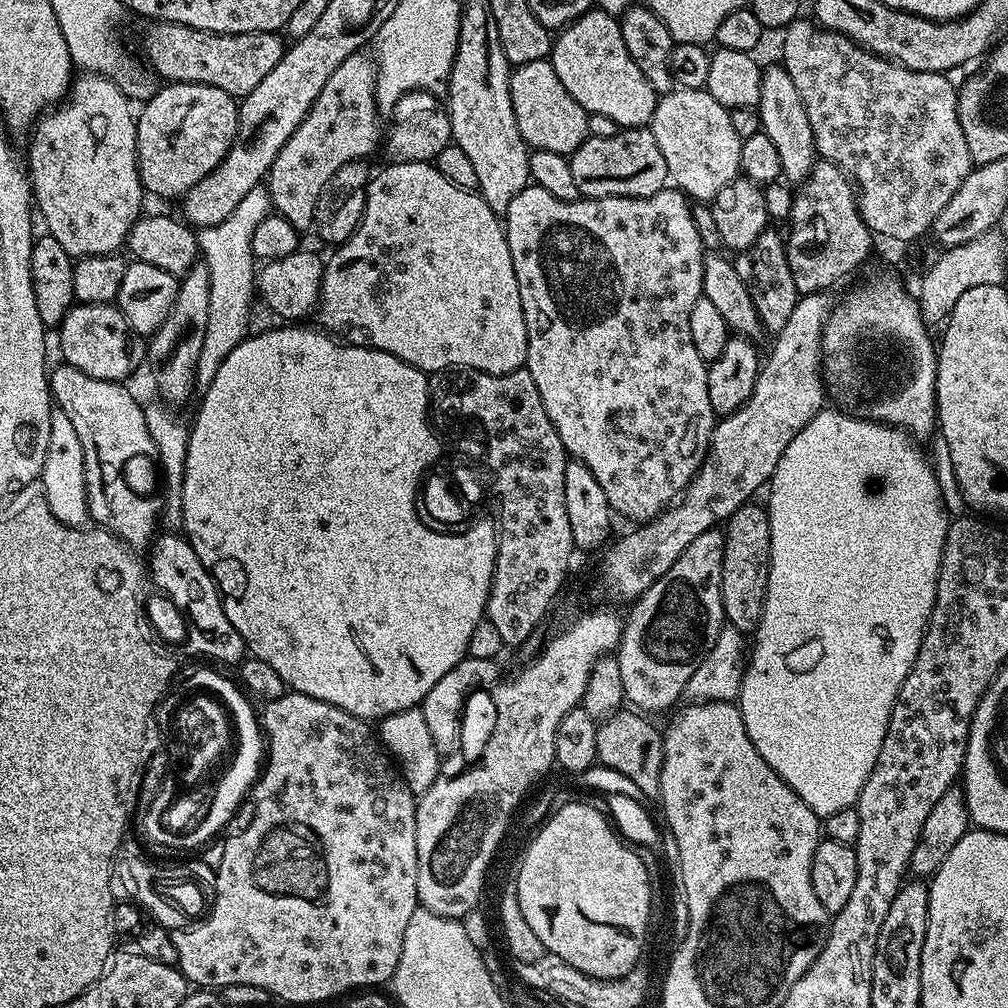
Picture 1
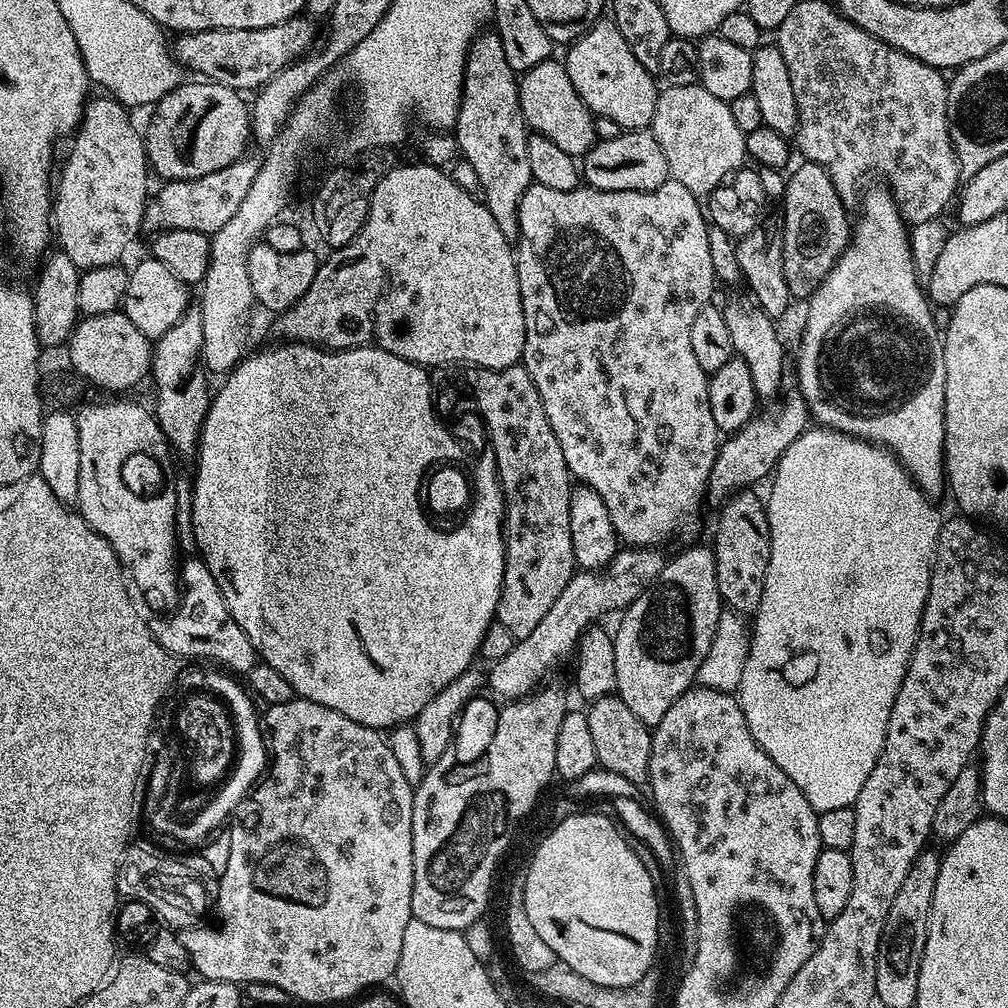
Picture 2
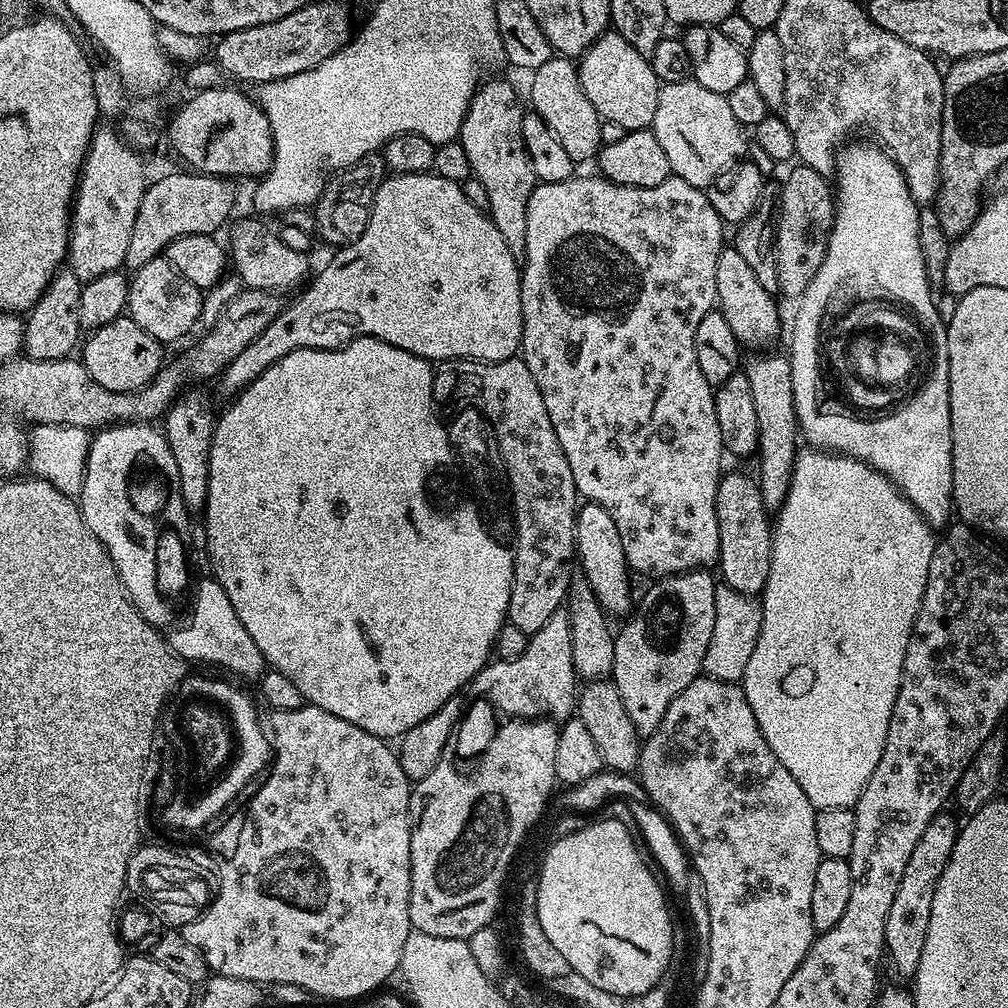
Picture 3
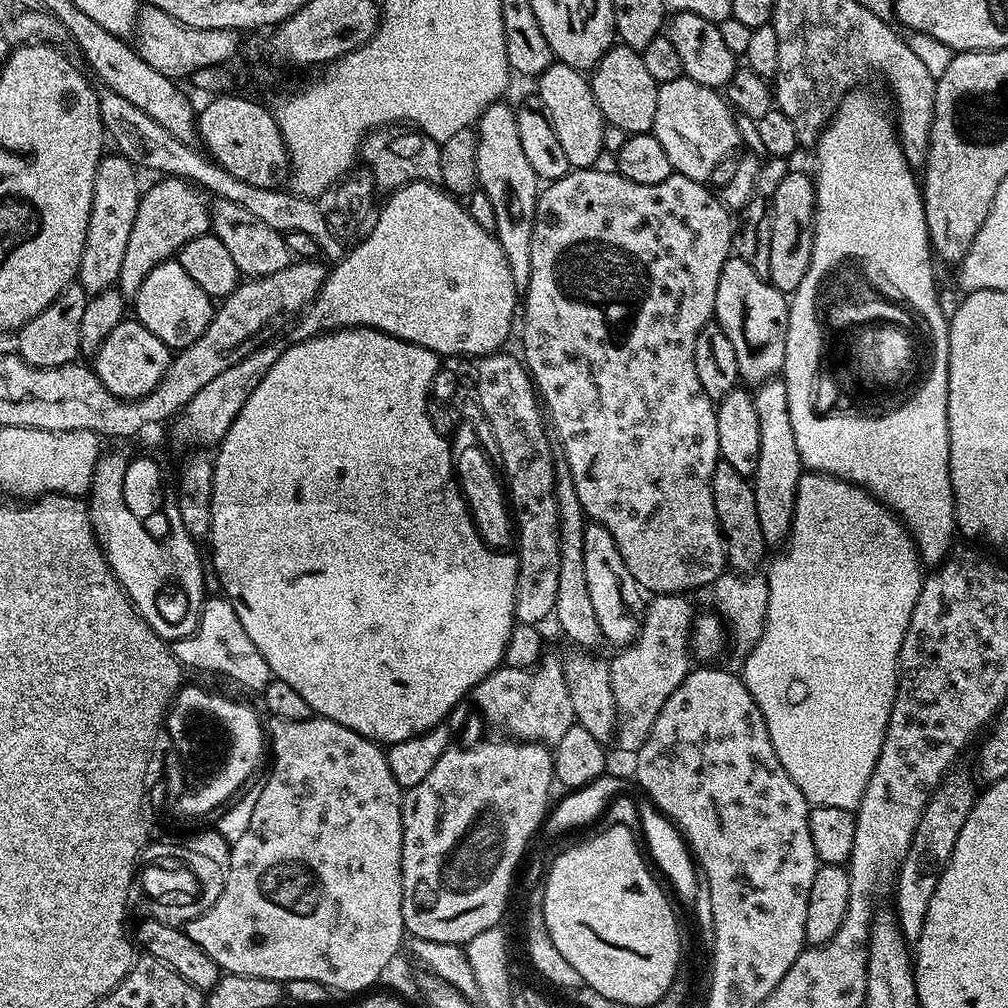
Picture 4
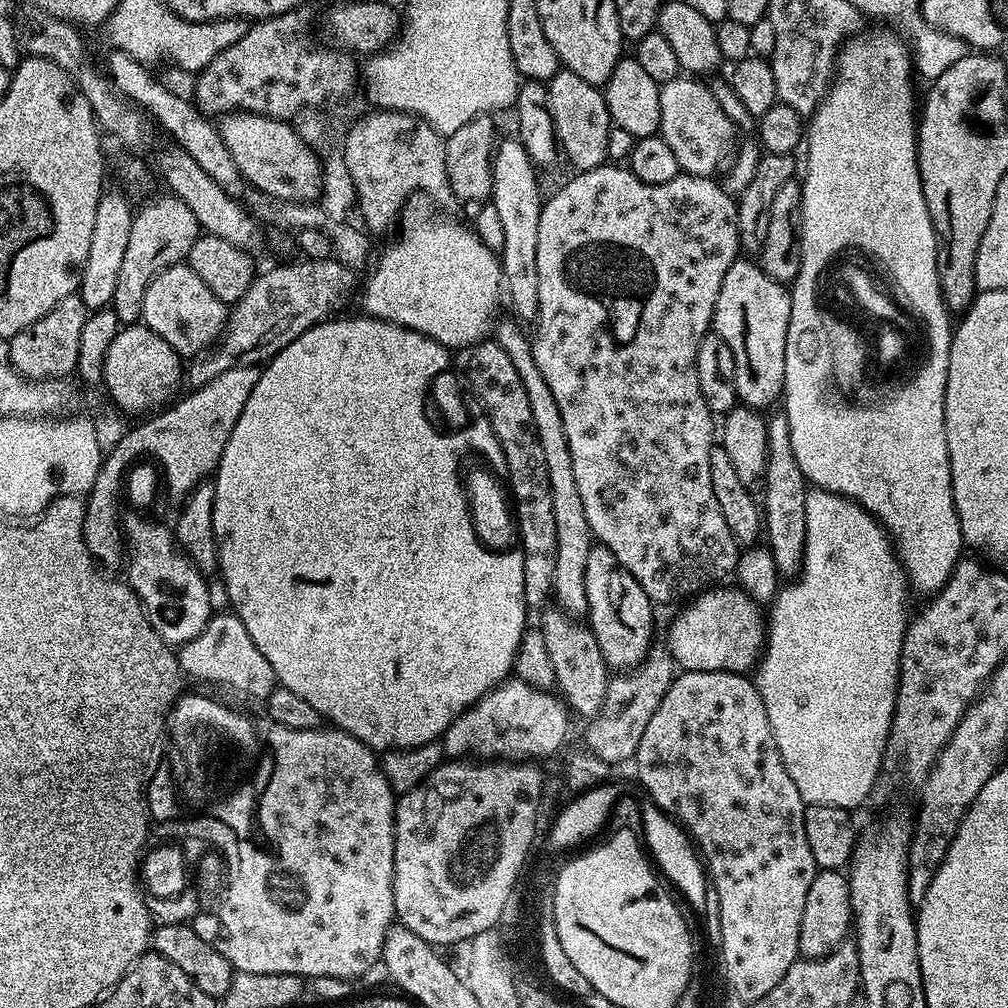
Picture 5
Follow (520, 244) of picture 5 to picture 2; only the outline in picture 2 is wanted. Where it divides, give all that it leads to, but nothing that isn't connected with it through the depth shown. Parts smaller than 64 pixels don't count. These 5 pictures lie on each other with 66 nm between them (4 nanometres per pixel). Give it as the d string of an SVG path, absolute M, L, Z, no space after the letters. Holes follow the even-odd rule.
M484 30L472 39L468 48L468 61L464 64L464 86L460 89L460 109L454 129L455 147L459 155L478 174L482 182L480 196L484 205L494 214L498 230L510 242L518 236L518 206L522 194L534 182L530 174L530 161L526 159L526 146L530 129L520 109L520 90L517 73L506 62L502 38L494 30Z

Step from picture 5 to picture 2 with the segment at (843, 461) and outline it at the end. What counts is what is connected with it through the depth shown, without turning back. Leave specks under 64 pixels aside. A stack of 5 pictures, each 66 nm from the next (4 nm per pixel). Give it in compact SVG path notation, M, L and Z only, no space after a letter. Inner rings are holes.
M887 187L872 188L864 196L864 217L860 221L855 221L854 231L850 236L850 243L845 248L843 254L838 258L838 262L826 274L826 278L816 287L816 293L809 296L806 301L808 313L804 316L804 333L800 336L800 353L796 356L796 376L800 379L798 385L799 391L805 400L811 405L810 412L813 417L816 416L821 425L828 426L832 421L832 408L828 404L816 404L823 398L824 392L832 388L832 400L836 404L849 404L848 412L852 416L860 416L857 420L840 420L835 421L834 427L837 432L846 432L849 436L856 436L860 440L869 440L872 444L878 444L882 448L887 448L901 464L905 470L911 474L913 480L923 492L928 493L929 497L936 498L940 491L946 488L946 473L944 470L944 395L946 394L946 362L944 361L944 342L942 339L941 329L936 329L936 320L932 317L934 311L925 289L922 287L922 280L916 277L916 264L912 261L912 244L908 241L909 225L900 217L898 206L894 202L891 192ZM832 296L860 296L860 305L852 304L843 312L840 308L832 308ZM845 320L848 324L856 324L857 332L848 332L845 336L835 336L832 333L832 324L840 324ZM876 320L876 336L872 332L867 332L868 324ZM888 323L892 323L892 332L888 329ZM832 347L837 348L837 352L832 356ZM848 351L848 352L847 352ZM860 352L868 352L863 356ZM856 388L856 389L852 389ZM888 404L888 408L887 408Z

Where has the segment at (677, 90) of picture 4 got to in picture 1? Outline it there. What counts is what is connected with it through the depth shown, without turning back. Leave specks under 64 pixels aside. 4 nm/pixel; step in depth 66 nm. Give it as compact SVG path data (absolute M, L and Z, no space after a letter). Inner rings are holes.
M673 87L671 92L663 93L657 99L650 130L654 134L654 142L658 142L658 150L662 150L662 158L666 158L666 170L671 183L693 201L712 201L722 186L741 175L741 140L738 134L734 134L730 111L722 106L722 102L714 102L712 95L704 88Z

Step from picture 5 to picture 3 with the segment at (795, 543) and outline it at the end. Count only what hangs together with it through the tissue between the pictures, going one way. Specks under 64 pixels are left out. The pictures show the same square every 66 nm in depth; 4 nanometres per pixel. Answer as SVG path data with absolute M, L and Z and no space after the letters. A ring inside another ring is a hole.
M756 354L752 361L743 365L742 371L744 377L750 382L750 391L754 397L754 411L758 417L758 434L760 435L760 447L758 449L758 457L760 456L760 476L758 475L758 483L760 493L762 494L762 502L769 513L779 513L780 505L786 502L786 494L790 490L790 482L792 481L792 471L796 465L796 457L798 455L798 447L796 448L796 436L798 440L798 421L796 419L796 403L794 402L794 382L792 381L792 362L787 355L784 356L760 356L764 354Z

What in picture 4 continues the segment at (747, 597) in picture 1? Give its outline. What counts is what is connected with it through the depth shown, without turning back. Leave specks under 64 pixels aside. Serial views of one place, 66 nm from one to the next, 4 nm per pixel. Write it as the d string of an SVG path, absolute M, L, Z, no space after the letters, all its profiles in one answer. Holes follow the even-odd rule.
M720 460L714 466L714 478L712 479L712 493L714 494L714 510L716 511L716 517L718 518L718 522L720 523L720 533L724 535L724 547L728 550L728 562L729 565L734 569L737 568L737 573L740 574L748 574L753 570L759 569L756 568L760 563L764 560L764 551L766 551L766 545L764 542L764 535L762 534L762 525L758 523L758 502L754 502L754 490L752 489L749 477L743 476L742 474L738 474L738 470L734 470L734 466L730 466L730 462L726 462L725 460Z

